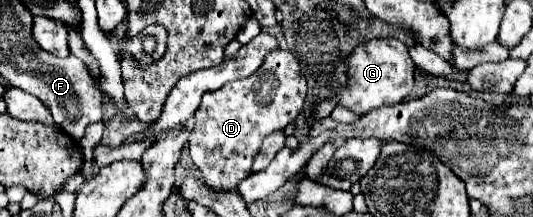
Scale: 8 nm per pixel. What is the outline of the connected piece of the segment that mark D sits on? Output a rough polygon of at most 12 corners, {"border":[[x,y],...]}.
{"border":[[287,49],[203,95],[191,159],[213,189],[251,175],[261,141],[299,115]]}

